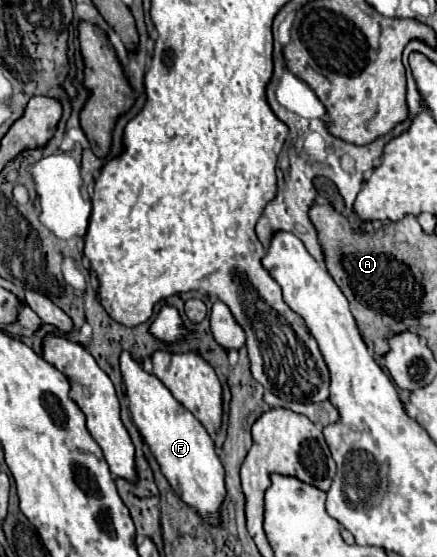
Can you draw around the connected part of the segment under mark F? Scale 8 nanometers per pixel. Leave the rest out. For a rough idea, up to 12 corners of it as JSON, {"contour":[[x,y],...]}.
{"contour":[[129,352],[131,418],[185,504],[219,524],[223,466],[205,426]]}

